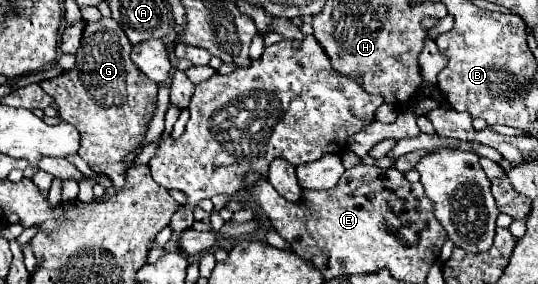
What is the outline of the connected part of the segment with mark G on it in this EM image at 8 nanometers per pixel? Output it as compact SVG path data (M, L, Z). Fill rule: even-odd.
M100 18L98 22L86 22L86 30L82 32L80 48L76 52L76 64L72 70L66 70L54 78L42 80L42 90L46 90L54 102L58 104L60 118L72 124L80 132L80 158L88 164L104 164L104 162L122 162L122 158L136 150L144 140L148 130L148 122L156 110L156 92L158 84L150 82L130 60L132 44L126 38L124 30L112 18Z

